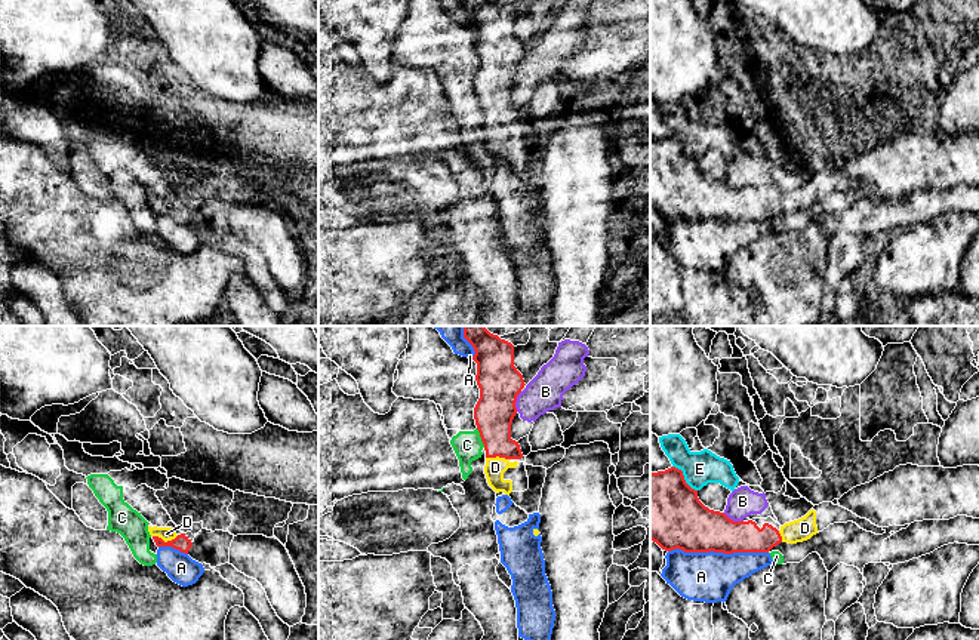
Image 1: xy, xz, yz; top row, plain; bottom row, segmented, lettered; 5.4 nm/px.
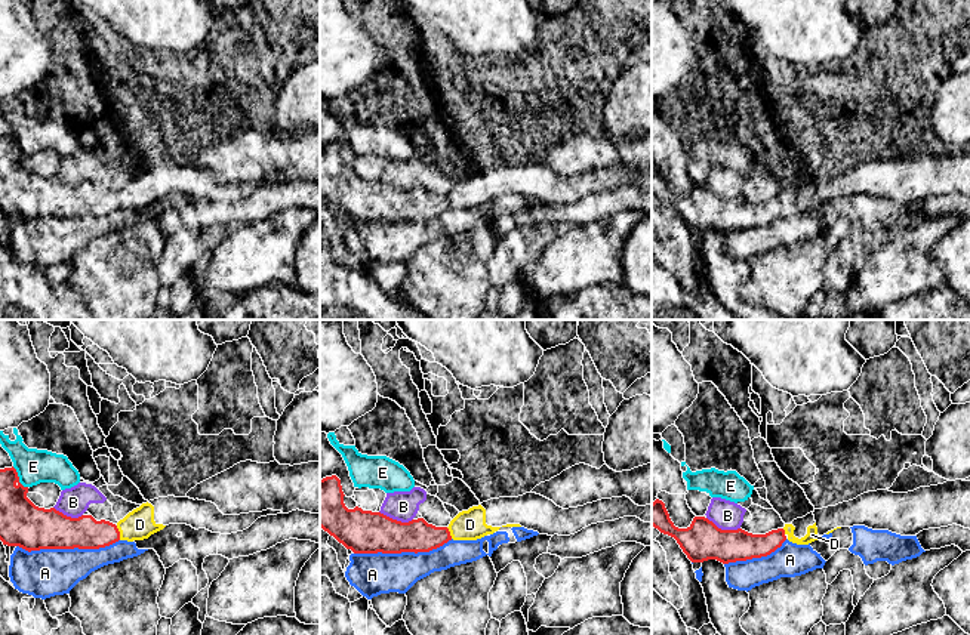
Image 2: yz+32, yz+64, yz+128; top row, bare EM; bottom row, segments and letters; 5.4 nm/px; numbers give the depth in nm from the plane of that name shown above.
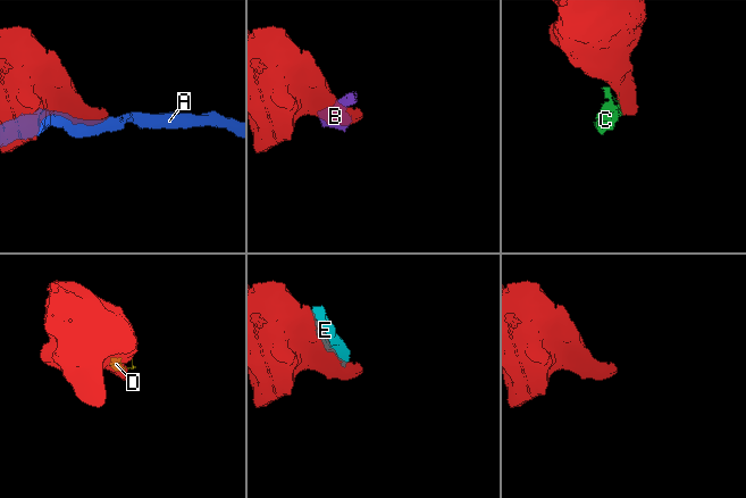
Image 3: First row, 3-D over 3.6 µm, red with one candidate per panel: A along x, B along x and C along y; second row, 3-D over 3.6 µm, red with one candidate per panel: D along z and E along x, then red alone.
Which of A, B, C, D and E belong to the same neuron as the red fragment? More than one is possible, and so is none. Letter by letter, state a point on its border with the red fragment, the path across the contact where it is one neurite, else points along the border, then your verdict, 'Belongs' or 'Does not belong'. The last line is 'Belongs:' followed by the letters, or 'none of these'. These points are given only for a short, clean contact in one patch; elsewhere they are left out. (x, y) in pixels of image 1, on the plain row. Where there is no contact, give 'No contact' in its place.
A: Touches red at yz (719, 220). Does not belong
B: Touches red at xz (516, 68). Boundary: xz (522, 60), (516, 68), (516, 79). Does not belong
C: Touches red at xz (480, 104). Does not belong
D: Touches red at xy (163, 209). Path across: xy (181, 211), (163, 209), (166, 202). Belongs
E: Touches red at yz (683, 145). Does not belong
Belongs: D

